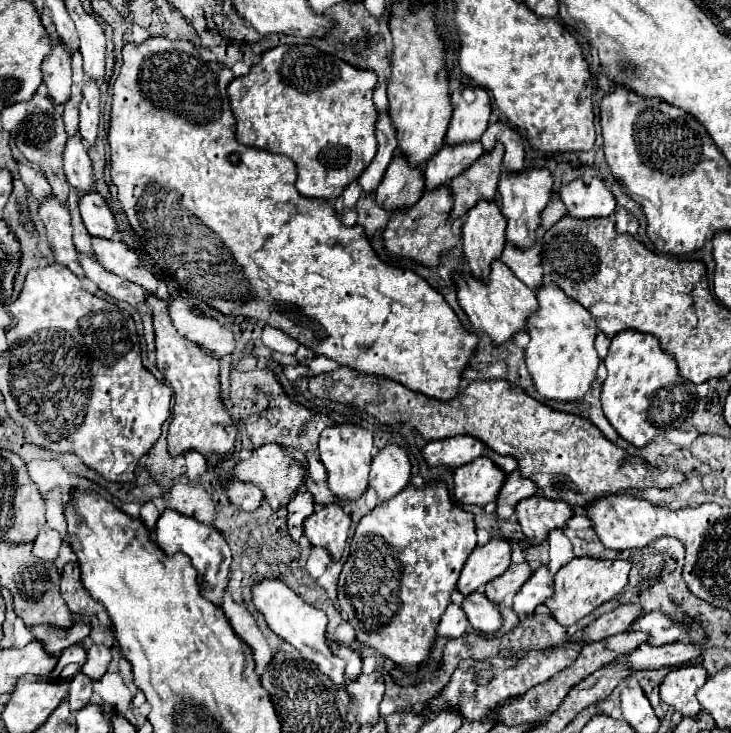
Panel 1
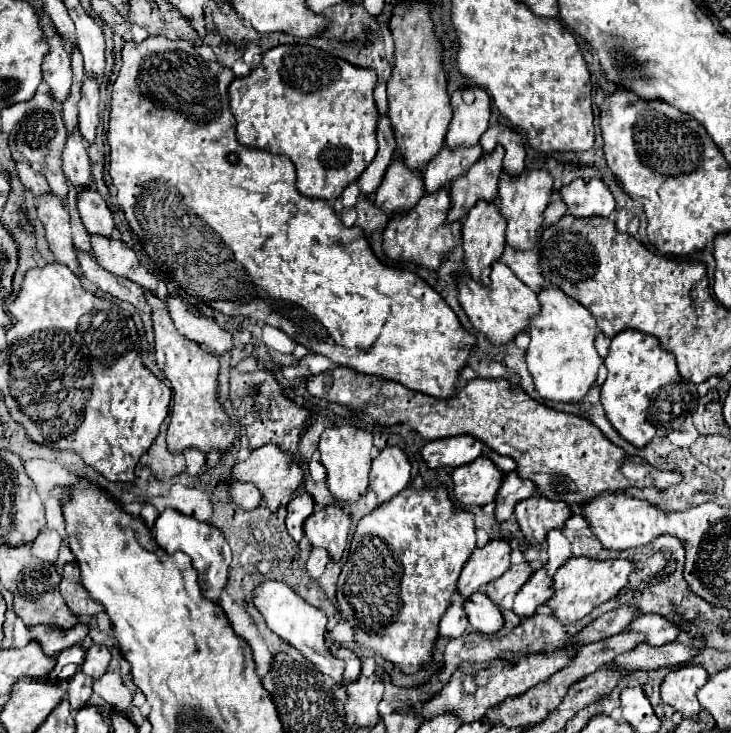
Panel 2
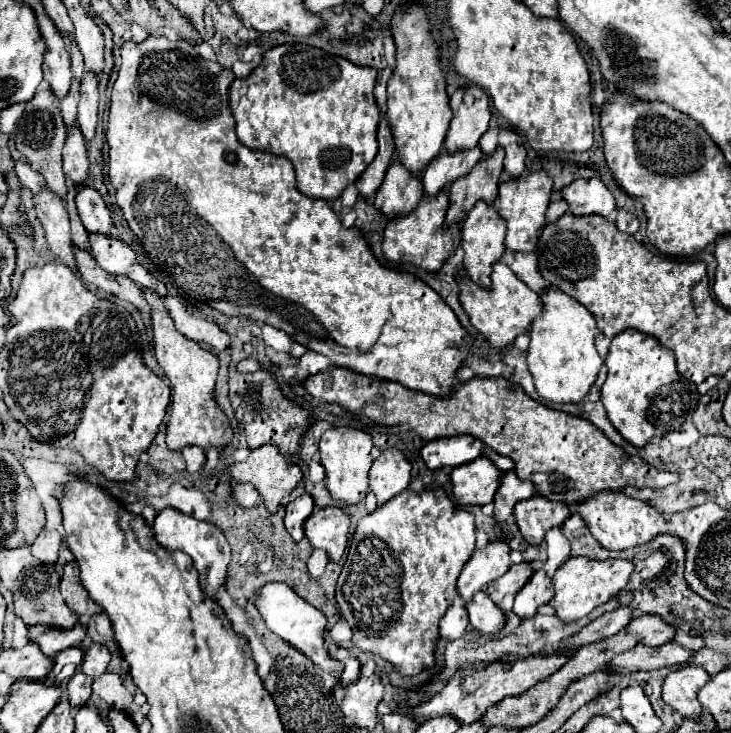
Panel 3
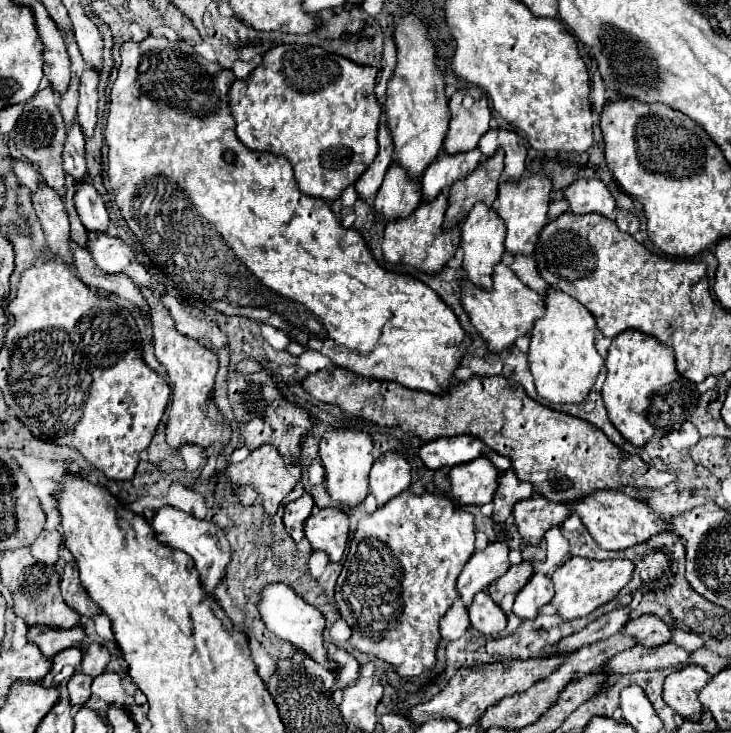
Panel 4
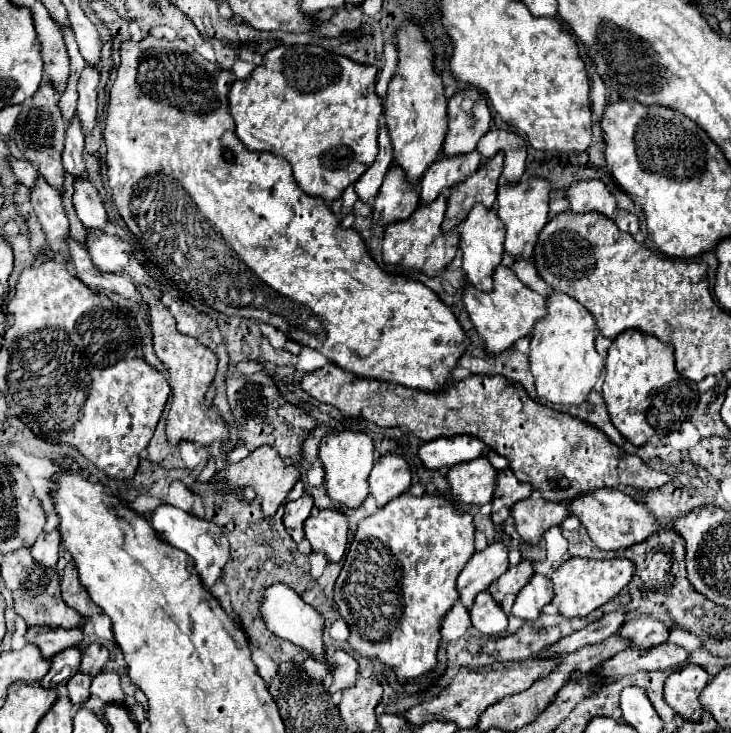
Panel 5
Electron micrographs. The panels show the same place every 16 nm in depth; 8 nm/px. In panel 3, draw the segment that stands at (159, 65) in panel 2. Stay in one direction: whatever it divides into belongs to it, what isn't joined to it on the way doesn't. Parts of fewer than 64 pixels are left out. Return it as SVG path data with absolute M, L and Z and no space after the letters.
M150 36L144 42L126 42L122 46L122 68L112 86L112 102L110 102L110 120L106 130L106 140L110 146L110 162L108 176L112 186L116 188L116 202L128 220L130 230L140 238L148 256L158 264L186 294L190 304L206 304L226 316L248 316L260 324L270 324L278 330L284 330L298 344L314 350L318 354L328 356L336 366L352 368L354 372L366 376L378 376L384 380L394 380L404 384L406 388L426 392L432 396L450 396L452 388L456 388L458 378L456 370L464 364L474 338L462 328L456 314L442 300L438 292L434 292L426 282L416 278L410 272L400 272L394 268L382 266L372 254L368 242L364 240L362 230L344 228L338 216L334 214L330 202L304 196L296 188L296 174L292 162L286 156L276 156L270 152L250 150L238 142L234 134L234 116L228 106L228 88L234 82L234 72L220 66L218 62L208 62L196 54L194 46L186 40L168 42L164 36Z

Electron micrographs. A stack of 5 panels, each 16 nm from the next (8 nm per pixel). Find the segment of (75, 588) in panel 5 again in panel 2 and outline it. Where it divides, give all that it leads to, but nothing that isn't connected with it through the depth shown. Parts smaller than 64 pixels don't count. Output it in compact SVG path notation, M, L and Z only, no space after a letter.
M68 562L64 566L60 592L62 592L62 598L66 600L68 608L78 616L96 616L98 612L102 612L100 604L96 600L92 600L90 594L86 592L86 588L82 586L80 568L76 562Z

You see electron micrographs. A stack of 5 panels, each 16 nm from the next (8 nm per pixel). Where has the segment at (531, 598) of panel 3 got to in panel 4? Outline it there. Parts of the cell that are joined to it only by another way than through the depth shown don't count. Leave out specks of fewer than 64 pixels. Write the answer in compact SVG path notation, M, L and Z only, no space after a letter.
M536 572L528 584L516 594L516 600L514 600L514 608L512 612L522 618L522 620L530 620L530 618L536 618L538 614L538 608L548 604L554 596L554 586L552 586L552 580L542 574L542 572Z

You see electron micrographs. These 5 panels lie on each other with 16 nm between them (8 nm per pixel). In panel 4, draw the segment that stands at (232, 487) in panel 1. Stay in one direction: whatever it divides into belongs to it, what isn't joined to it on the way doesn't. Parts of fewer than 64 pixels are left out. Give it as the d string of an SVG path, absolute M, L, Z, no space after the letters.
M236 486L234 496L238 498L238 502L242 506L252 506L258 500L258 494L256 494L256 490L252 486Z

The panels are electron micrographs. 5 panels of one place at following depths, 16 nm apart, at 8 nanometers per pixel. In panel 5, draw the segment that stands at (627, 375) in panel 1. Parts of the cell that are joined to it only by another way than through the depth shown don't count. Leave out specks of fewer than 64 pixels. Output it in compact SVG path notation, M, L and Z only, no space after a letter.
M624 330L612 340L606 356L606 380L602 398L610 422L634 446L644 446L652 436L666 436L686 422L698 404L696 382L686 380L674 368L672 346L640 330Z

